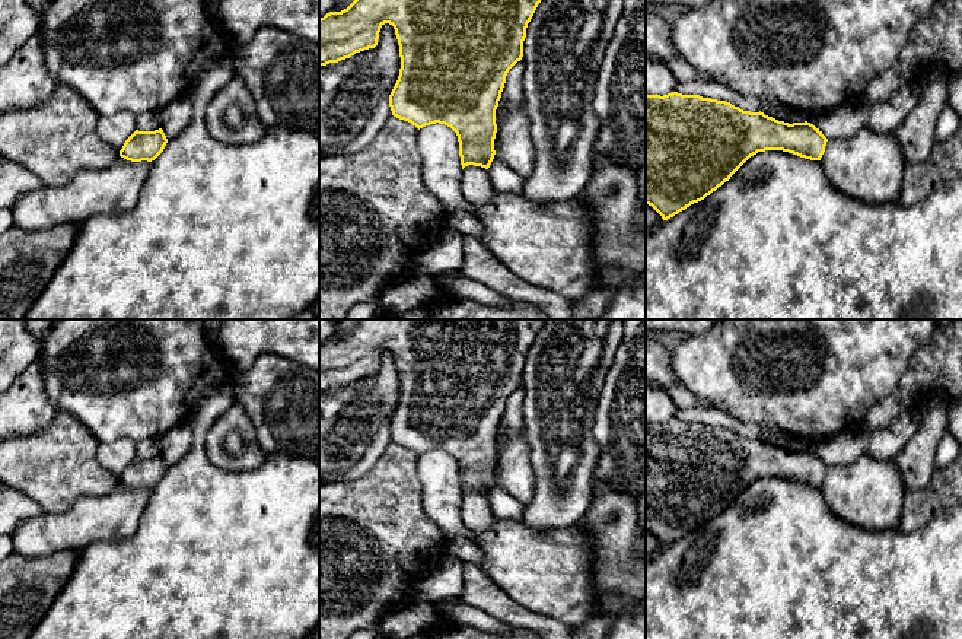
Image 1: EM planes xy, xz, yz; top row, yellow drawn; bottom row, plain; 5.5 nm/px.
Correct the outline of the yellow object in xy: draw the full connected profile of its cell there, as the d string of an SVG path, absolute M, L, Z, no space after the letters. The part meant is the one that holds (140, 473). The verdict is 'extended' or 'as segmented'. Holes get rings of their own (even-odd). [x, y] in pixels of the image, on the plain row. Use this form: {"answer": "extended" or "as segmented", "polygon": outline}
{"answer": "as segmented", "polygon": "M162 455L155 458L136 457L124 470L120 483L131 487L141 489L155 487L165 476L168 465Z"}

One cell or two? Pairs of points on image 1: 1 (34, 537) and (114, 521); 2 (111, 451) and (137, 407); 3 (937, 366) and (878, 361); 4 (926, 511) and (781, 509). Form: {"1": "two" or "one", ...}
{"1": "one", "2": "two", "3": "two", "4": "two"}

